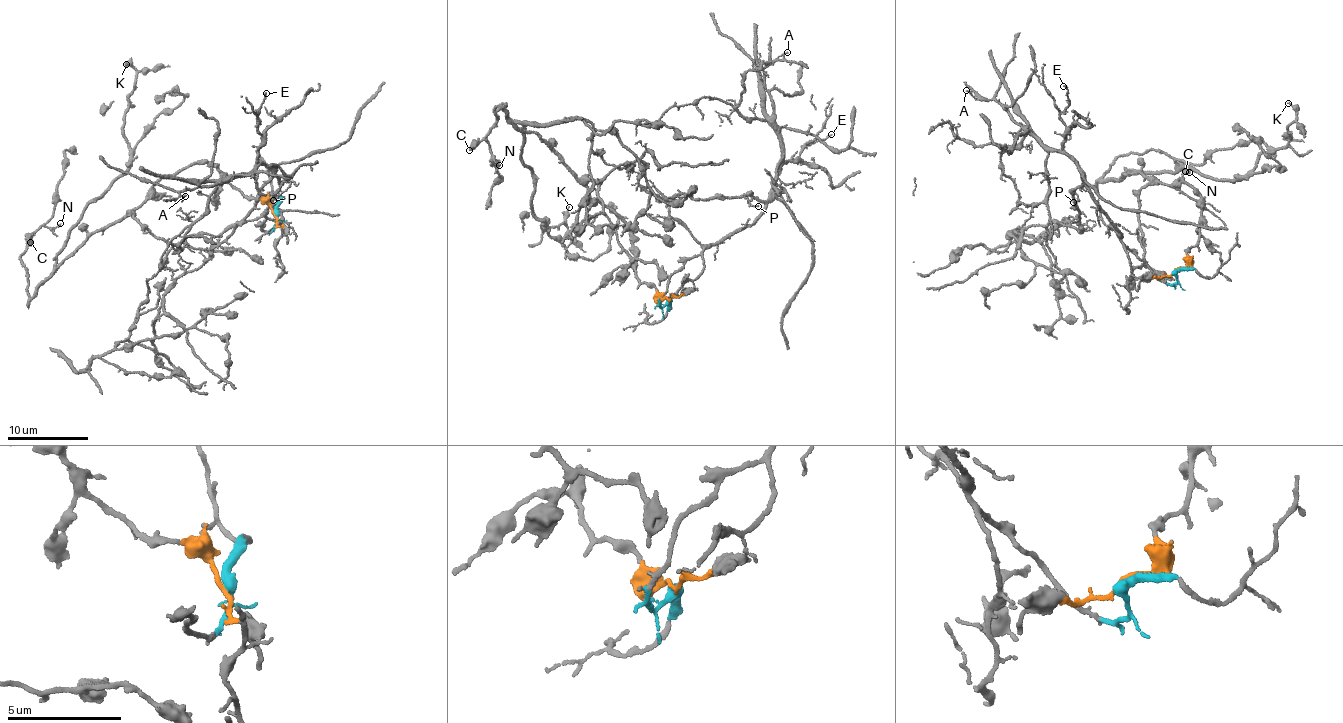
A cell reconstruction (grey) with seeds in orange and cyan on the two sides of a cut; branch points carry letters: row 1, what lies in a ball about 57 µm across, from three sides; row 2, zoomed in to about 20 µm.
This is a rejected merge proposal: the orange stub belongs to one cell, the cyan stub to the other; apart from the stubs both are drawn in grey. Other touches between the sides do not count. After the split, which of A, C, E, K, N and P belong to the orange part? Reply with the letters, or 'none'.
C, K, N

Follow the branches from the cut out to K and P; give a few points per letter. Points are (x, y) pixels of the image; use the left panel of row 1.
K: (274, 214), (203, 162), (168, 174), (57, 262), (131, 161), (136, 68), (126, 64)
P: (274, 214), (276, 221), (270, 233), (261, 225), (279, 185), (274, 176), (258, 195), (273, 200)

